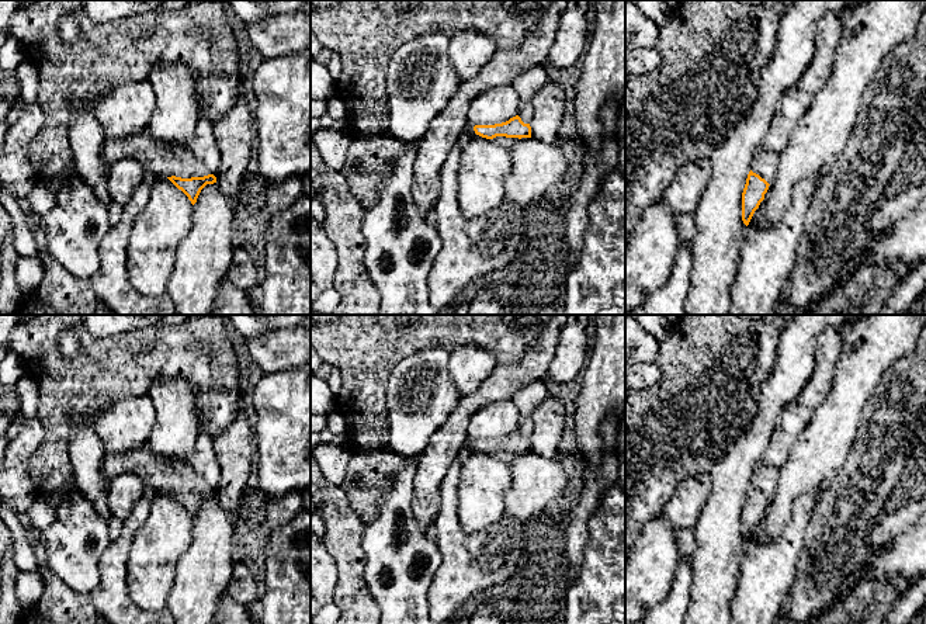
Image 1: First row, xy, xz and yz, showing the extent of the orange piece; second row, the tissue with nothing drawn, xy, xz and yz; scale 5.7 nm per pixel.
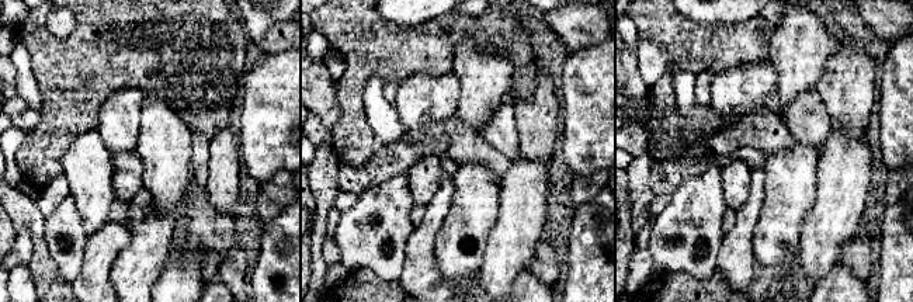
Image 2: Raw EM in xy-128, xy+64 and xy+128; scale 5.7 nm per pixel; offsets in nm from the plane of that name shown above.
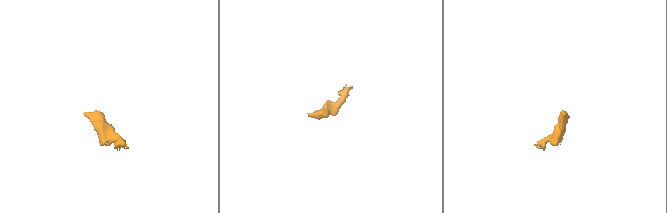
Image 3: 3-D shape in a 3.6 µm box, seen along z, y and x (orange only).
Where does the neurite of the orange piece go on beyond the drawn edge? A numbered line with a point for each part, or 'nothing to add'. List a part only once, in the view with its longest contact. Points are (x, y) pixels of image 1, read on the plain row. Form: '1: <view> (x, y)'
1: xy (163, 474)

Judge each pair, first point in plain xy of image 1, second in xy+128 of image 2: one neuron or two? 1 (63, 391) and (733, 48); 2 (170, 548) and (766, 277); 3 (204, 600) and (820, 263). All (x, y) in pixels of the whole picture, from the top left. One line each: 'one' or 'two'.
1: one
2: two
3: one

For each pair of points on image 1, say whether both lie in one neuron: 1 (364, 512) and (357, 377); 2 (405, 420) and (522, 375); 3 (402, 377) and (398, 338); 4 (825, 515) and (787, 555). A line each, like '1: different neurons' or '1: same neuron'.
1: different neurons
2: different neurons
3: different neurons
4: different neurons

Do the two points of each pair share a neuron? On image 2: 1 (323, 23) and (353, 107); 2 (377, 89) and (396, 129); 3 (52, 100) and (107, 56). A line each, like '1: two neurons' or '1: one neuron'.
1: one neuron
2: one neuron
3: one neuron

